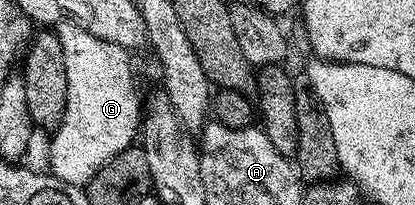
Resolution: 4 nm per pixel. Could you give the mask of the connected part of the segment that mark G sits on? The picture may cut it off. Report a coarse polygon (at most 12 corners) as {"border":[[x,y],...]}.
{"border":[[57,23],[68,72],[49,173],[85,187],[135,145],[131,51]]}

